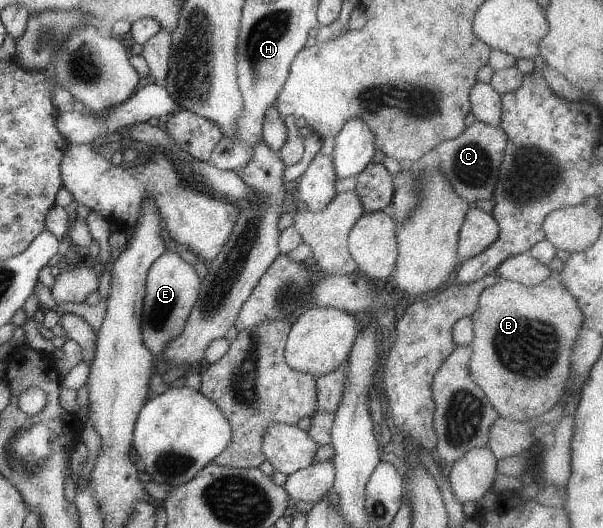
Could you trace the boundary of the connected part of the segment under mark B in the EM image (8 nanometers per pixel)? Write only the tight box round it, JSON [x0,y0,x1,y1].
[468,276,582,422]

